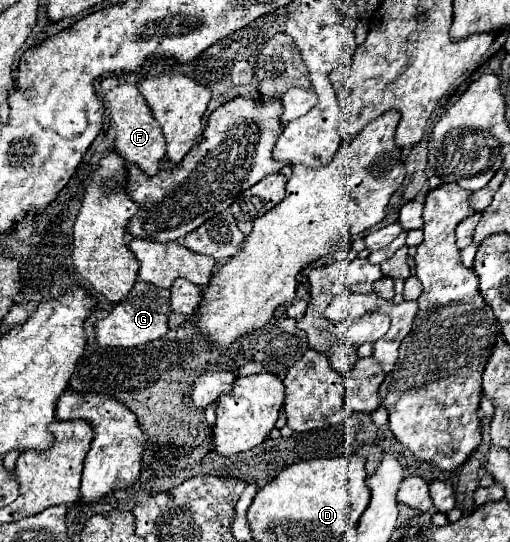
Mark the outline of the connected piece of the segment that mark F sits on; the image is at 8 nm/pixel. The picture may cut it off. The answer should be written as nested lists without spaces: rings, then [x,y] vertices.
[[[110,76],[110,78],[104,78],[100,82],[100,90],[102,90],[102,98],[108,100],[108,106],[110,106],[110,118],[114,122],[114,128],[116,128],[116,152],[132,162],[132,164],[138,164],[140,170],[146,174],[146,176],[156,176],[158,172],[158,166],[160,166],[160,160],[164,158],[166,154],[166,144],[164,144],[164,136],[162,136],[162,128],[160,124],[154,120],[150,108],[146,106],[144,98],[140,96],[138,88],[134,84],[128,84],[124,82],[122,78],[116,78],[116,76]]]

